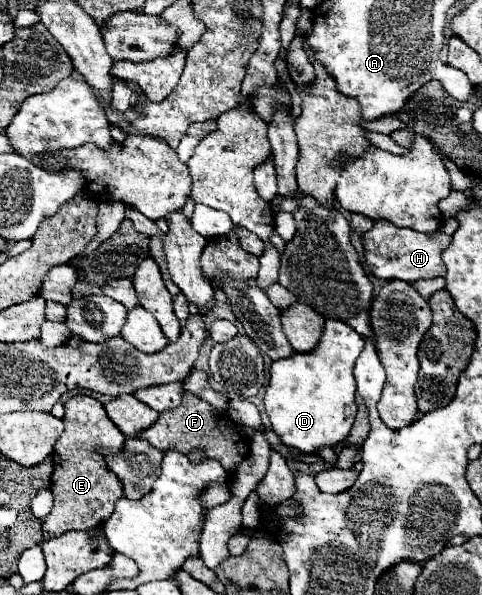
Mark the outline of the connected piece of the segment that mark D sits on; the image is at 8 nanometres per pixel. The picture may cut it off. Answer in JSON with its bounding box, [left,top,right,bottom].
[266,319,364,455]

